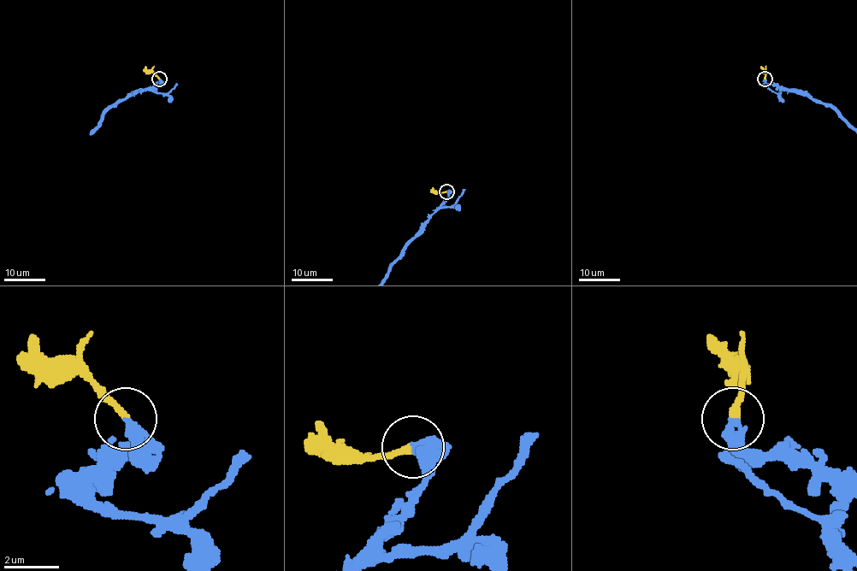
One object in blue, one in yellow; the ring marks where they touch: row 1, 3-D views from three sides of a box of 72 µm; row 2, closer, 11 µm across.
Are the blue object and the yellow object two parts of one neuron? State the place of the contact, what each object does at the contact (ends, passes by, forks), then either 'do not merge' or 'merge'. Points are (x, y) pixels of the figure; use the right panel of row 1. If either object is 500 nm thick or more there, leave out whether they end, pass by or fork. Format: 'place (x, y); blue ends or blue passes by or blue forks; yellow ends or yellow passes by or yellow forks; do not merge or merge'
place (765, 79); blue ends; yellow ends; merge

